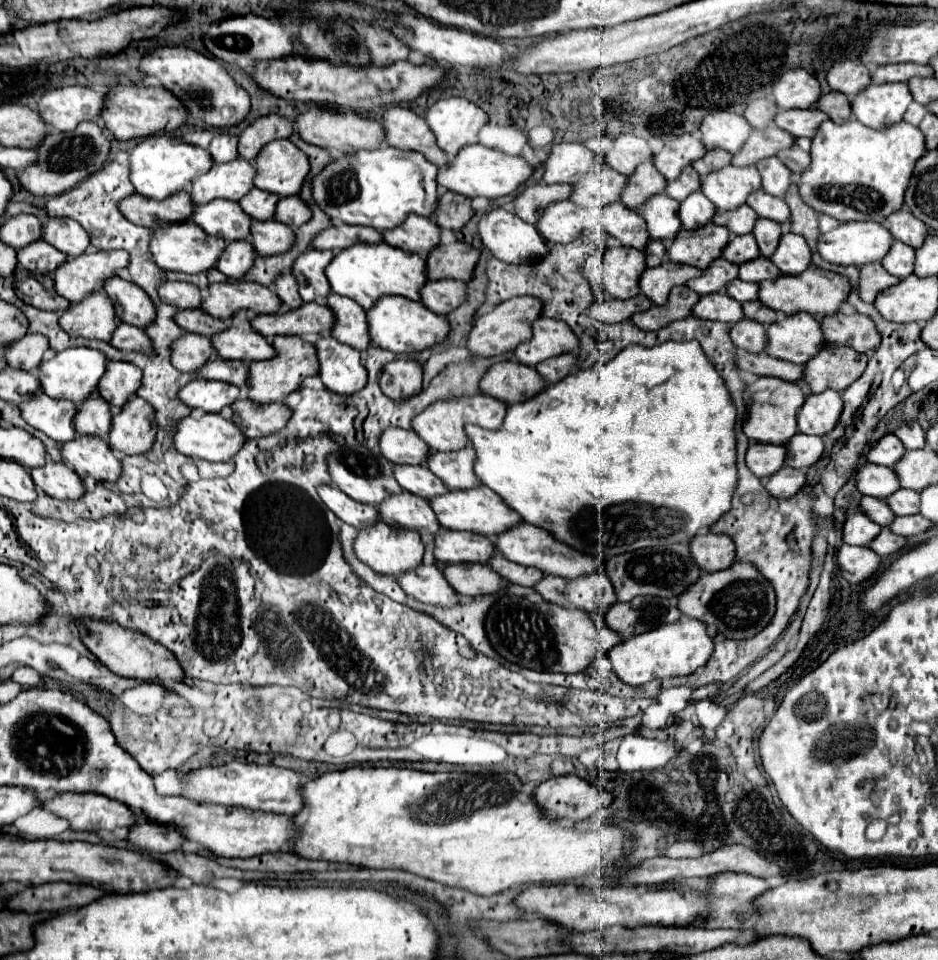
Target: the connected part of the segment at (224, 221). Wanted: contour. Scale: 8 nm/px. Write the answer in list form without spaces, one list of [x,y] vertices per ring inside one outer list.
[[[210,201],[194,207],[194,223],[202,225],[206,233],[226,237],[226,241],[242,241],[250,235],[252,219],[244,213],[238,201]]]

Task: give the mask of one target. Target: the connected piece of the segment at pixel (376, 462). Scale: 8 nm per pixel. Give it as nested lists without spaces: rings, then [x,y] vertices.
[[[360,445],[352,449],[342,449],[334,455],[328,457],[328,467],[332,475],[332,483],[344,491],[350,499],[360,501],[360,503],[370,503],[370,505],[380,505],[386,497],[394,493],[402,493],[404,489],[398,485],[394,479],[394,463],[388,461],[384,455]]]

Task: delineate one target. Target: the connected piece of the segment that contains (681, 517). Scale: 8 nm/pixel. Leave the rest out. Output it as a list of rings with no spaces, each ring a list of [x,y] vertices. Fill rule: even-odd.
[[[668,341],[656,347],[632,345],[630,349],[624,349],[622,353],[618,353],[608,363],[594,365],[590,369],[578,369],[570,373],[568,377],[564,377],[562,381],[548,385],[536,397],[524,403],[510,405],[500,429],[488,431],[482,427],[468,425],[466,433],[472,441],[472,447],[478,453],[474,473],[482,481],[482,485],[494,489],[508,507],[512,507],[514,511],[522,515],[526,523],[532,523],[536,527],[550,531],[558,541],[564,541],[566,545],[582,553],[600,555],[608,559],[626,551],[636,551],[636,549],[654,547],[654,545],[670,545],[670,541],[690,543],[692,537],[700,529],[714,525],[724,513],[732,509],[732,495],[738,483],[734,425],[736,425],[736,405],[730,397],[730,391],[724,385],[724,379],[716,371],[714,363],[706,357],[700,343],[698,341],[686,341],[686,343]]]

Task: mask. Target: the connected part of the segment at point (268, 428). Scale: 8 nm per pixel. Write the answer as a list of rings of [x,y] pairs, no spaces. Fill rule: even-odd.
[[[236,401],[234,409],[234,423],[242,429],[242,433],[250,439],[266,437],[278,433],[286,427],[288,419],[292,417],[292,409],[284,403],[256,403],[256,401]]]

